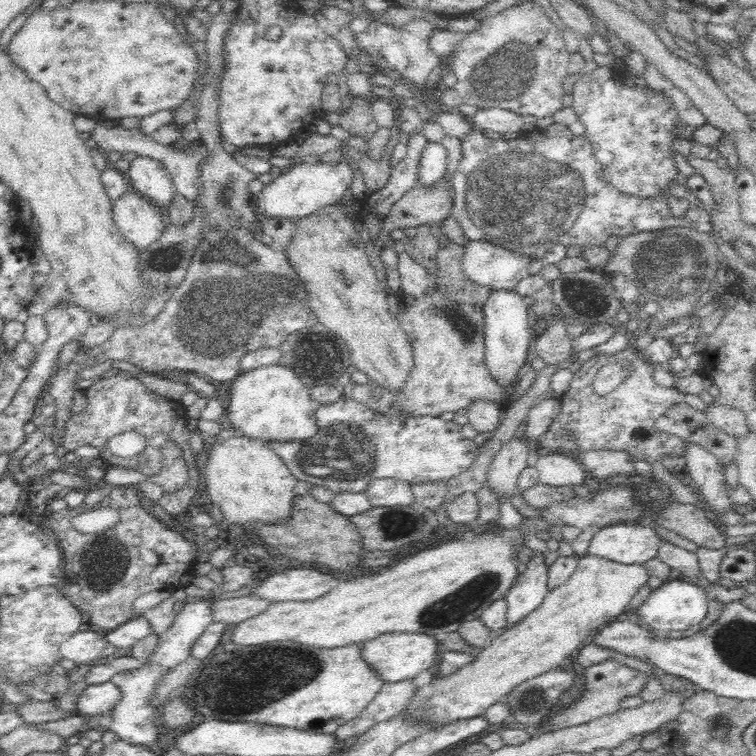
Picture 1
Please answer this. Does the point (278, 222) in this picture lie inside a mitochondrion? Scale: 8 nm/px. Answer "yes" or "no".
no

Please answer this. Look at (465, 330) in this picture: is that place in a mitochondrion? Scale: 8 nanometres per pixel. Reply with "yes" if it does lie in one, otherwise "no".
yes

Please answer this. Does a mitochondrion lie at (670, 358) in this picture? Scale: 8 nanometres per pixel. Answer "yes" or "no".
no

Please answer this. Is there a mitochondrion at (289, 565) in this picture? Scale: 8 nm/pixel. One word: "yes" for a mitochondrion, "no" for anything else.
no

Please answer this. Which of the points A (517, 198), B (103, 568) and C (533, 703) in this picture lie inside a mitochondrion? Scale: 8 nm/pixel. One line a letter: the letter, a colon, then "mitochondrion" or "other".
A: mitochondrion
B: mitochondrion
C: mitochondrion

